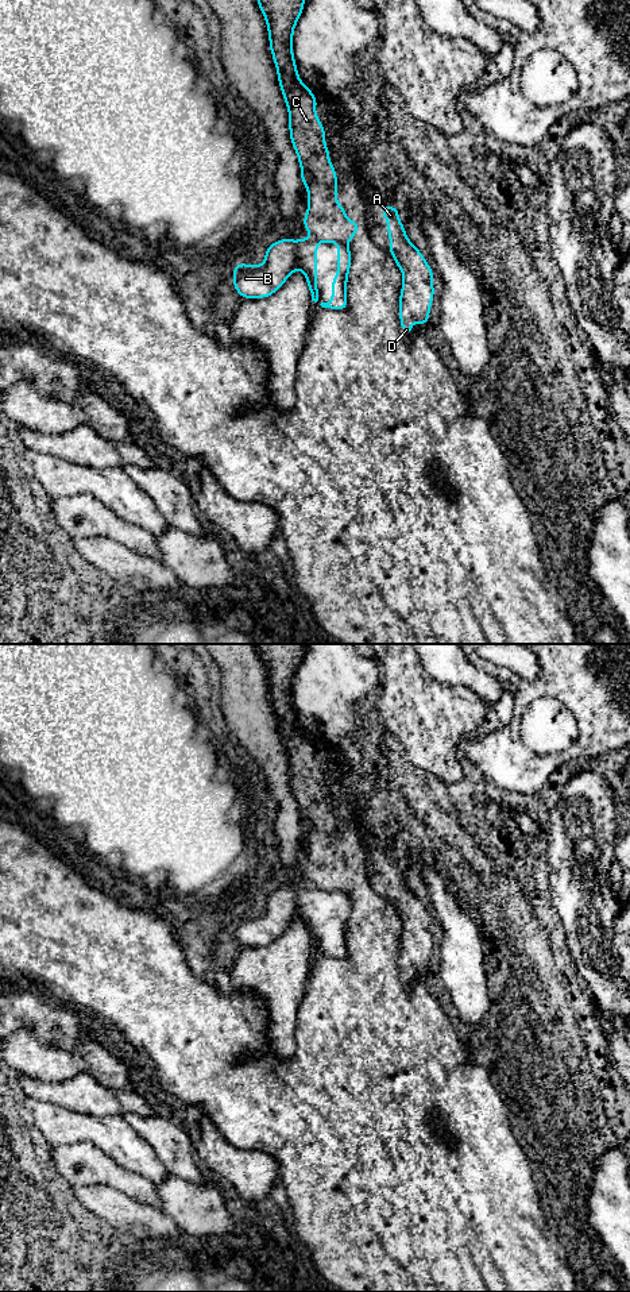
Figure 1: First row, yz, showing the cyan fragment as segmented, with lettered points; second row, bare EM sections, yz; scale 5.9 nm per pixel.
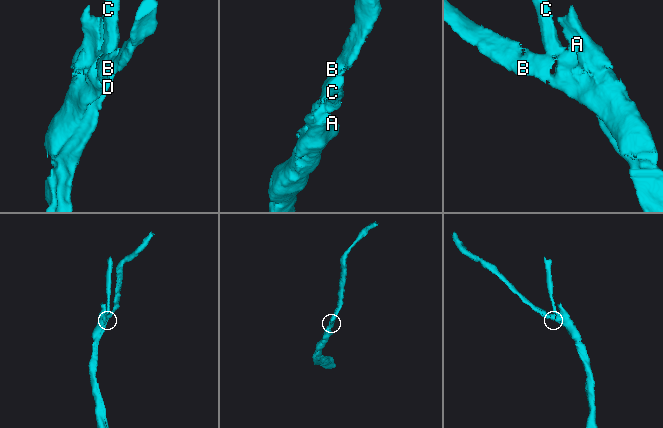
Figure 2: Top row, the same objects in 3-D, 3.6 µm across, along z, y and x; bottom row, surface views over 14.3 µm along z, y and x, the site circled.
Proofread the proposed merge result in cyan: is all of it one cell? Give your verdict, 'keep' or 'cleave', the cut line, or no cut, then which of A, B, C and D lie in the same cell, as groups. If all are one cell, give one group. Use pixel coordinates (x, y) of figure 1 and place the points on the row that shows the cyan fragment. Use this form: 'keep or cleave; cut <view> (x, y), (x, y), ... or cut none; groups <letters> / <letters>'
cleave; cut yz (312, 236), (320, 240); groups A B D / C

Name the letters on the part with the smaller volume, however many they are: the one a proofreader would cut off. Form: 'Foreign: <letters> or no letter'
Foreign: C

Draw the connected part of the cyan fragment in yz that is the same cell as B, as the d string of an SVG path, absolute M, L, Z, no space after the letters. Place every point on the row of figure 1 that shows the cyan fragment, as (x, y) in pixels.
M281 239L274 242L266 250L264 262L259 266L251 266L246 263L237 263L232 269L233 274L233 286L236 292L243 298L264 298L274 294L291 275L291 273L299 269L305 277L312 296L312 301L318 301L318 289L317 289L317 246L320 240L317 239Z

